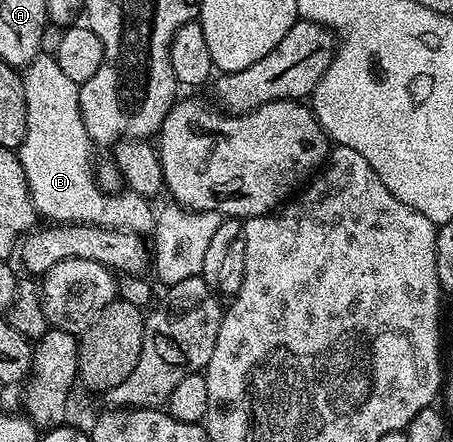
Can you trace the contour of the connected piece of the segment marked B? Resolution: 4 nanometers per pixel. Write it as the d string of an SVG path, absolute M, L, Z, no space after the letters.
M40 54L33 63L28 64L22 73L25 86L25 106L27 107L27 129L25 142L17 150L21 166L25 170L27 188L31 192L31 200L35 203L36 213L40 217L48 216L48 221L65 224L99 224L102 228L122 228L124 232L147 234L154 229L156 209L152 201L143 196L133 194L130 190L104 190L97 179L96 165L91 165L93 145L89 138L89 130L85 130L85 122L81 118L81 102L79 101L79 85L57 66L54 55Z

